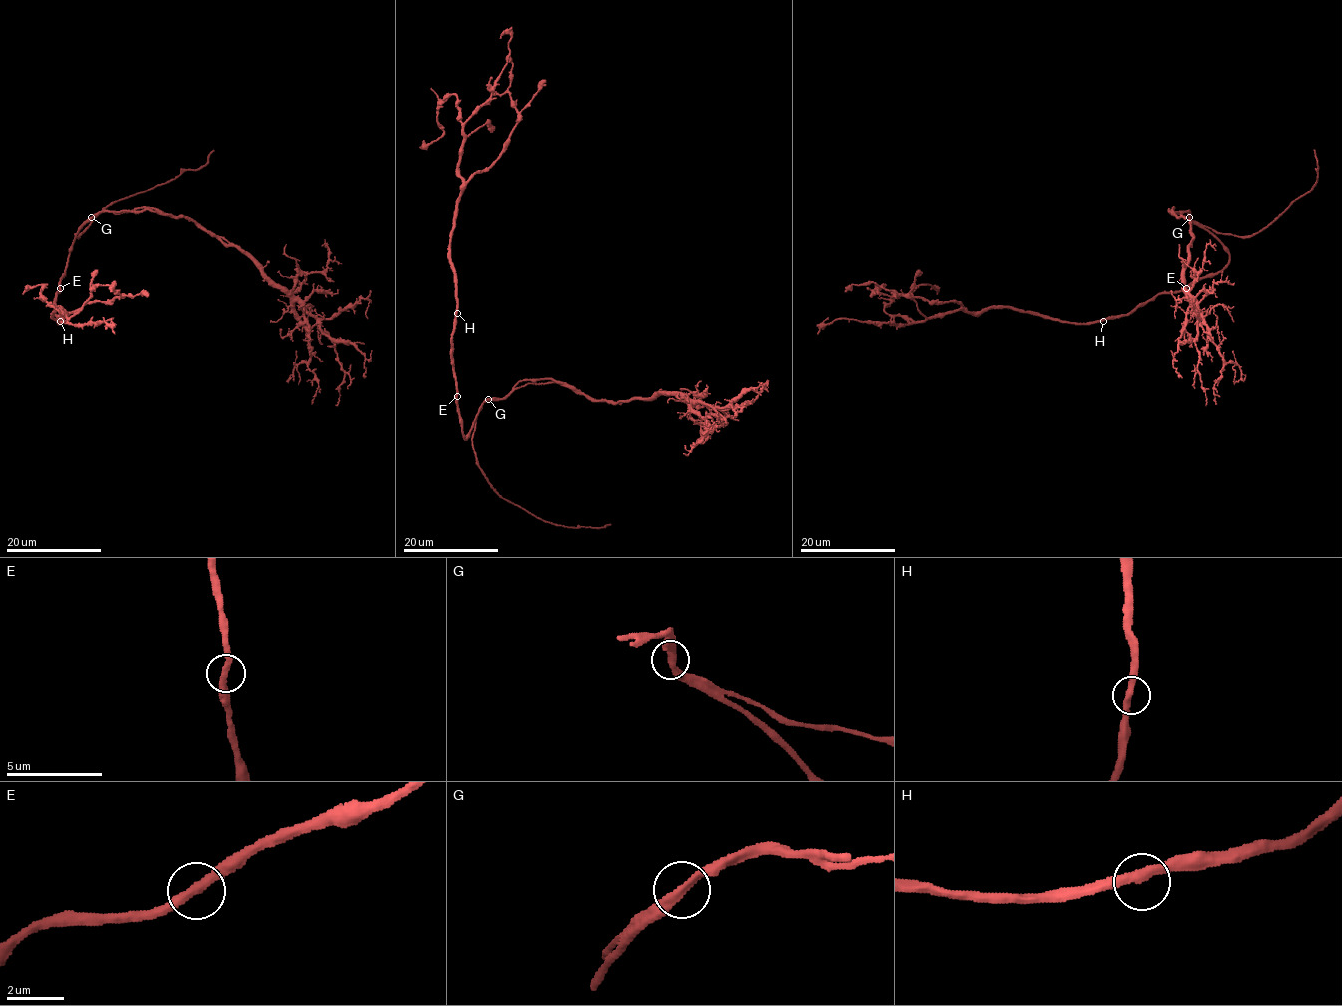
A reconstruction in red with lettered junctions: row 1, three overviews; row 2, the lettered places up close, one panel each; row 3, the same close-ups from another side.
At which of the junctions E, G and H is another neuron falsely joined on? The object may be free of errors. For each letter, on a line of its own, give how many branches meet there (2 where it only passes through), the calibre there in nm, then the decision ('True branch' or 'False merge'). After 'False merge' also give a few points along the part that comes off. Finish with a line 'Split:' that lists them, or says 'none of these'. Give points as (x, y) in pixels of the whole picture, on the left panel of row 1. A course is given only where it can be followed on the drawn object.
E: Branches: 2. Thickness 320 nm. True branch
G: Branches: 2. Thickness 320 nm. True branch
H: Branches: 2. Thickness 320 nm. True branch
Split: none of these

